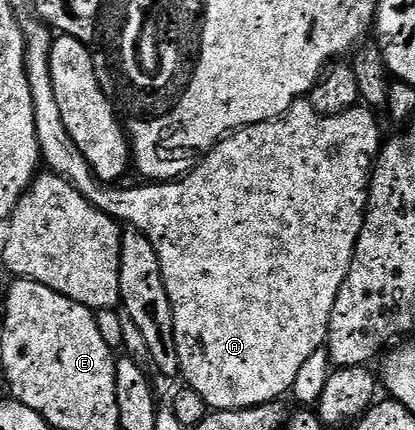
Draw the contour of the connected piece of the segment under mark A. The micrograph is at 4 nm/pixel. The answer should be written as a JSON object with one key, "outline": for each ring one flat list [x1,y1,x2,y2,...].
{"outline":[[29,17,21,21,20,27,24,33,26,72,30,80,30,94,34,96,34,126,43,165,49,171,70,180,86,196,86,200,90,200,99,210,105,210,117,220,125,223,128,221,129,227,141,230,158,252,162,280,166,284,166,296,170,296,170,308,174,316,174,340,178,344,180,374,188,381,185,383,194,392,198,392,205,407,212,410,237,410,283,399,283,394,287,395,291,391,294,376,298,376,303,362,313,352,321,350,328,341,330,312,334,312,334,300,338,300,338,292,350,272,354,248,362,232,364,213,368,211,368,185,372,182,372,168,376,165,376,157,380,155,382,145,380,126,375,118,377,115,368,108,353,108,341,114,319,114,312,107,311,101,301,100,293,104,280,118,271,118,269,122,259,122,253,126,241,126,239,130,221,138,183,178,171,182,140,184,144,186,136,187,109,184,100,181,100,177,90,168,86,156,82,156,78,144,74,144,70,132,66,132,66,124,62,121,62,112,58,108,58,96,54,96,54,80,50,72,54,34,40,18]]}

